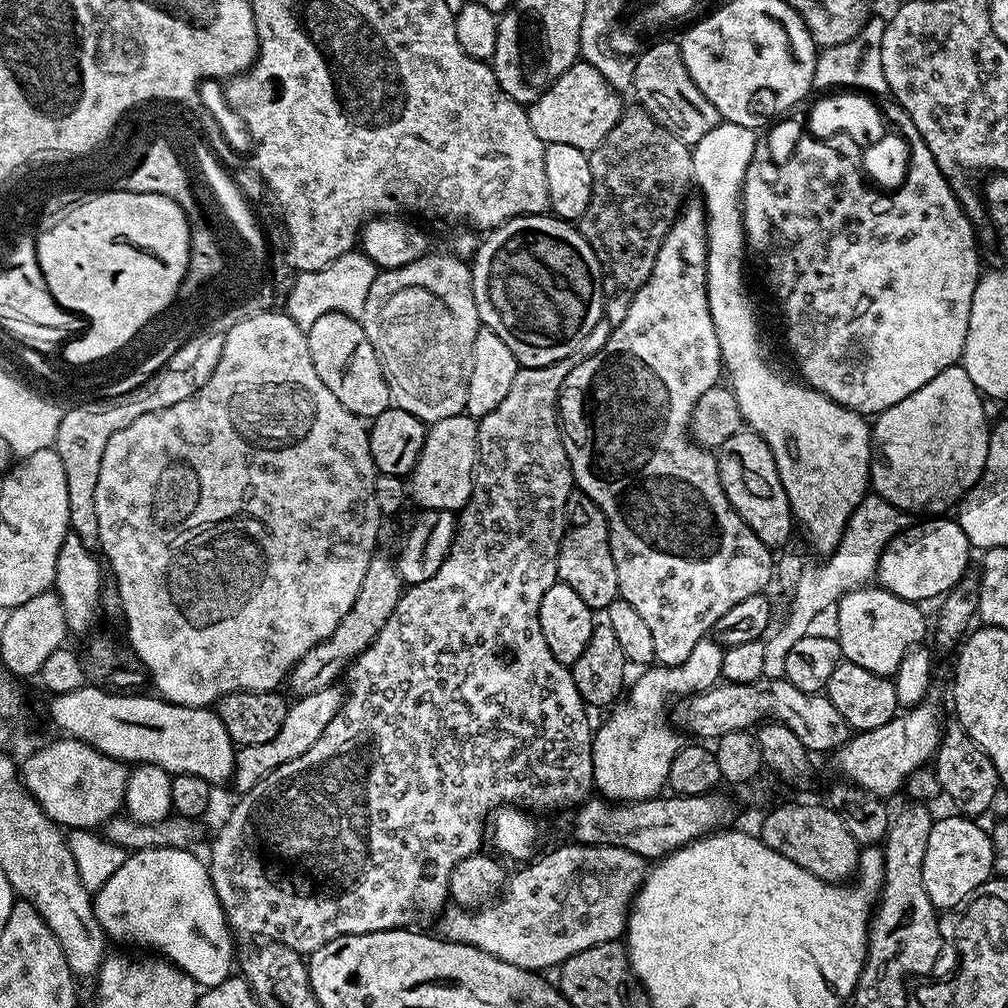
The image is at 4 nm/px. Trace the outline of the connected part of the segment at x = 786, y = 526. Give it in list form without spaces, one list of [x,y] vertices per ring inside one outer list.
[[[741,430],[722,442],[716,452],[716,461],[722,490],[726,490],[730,506],[734,506],[746,526],[762,538],[767,548],[780,550],[794,536],[794,517],[786,490],[782,490],[782,478],[778,478],[778,466],[774,462],[774,454],[770,454],[770,446],[757,432]]]

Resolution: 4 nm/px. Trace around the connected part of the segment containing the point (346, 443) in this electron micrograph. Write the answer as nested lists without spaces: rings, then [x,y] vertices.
[[[265,310],[265,311],[262,311],[262,312],[254,312],[254,313],[251,313],[251,314],[249,314],[249,316],[247,316],[247,317],[246,317],[246,318],[245,318],[245,319],[244,319],[244,320],[239,320],[239,321],[238,321],[238,322],[237,322],[237,324],[236,324],[236,325],[235,325],[235,326],[233,326],[233,327],[232,327],[232,328],[231,328],[231,330],[229,330],[229,331],[228,331],[228,332],[225,332],[225,333],[223,333],[223,338],[224,338],[224,345],[223,345],[223,346],[222,346],[222,358],[218,358],[218,366],[214,366],[214,374],[210,374],[210,382],[206,382],[206,386],[202,386],[202,387],[201,387],[201,388],[200,388],[200,389],[198,389],[198,391],[196,391],[196,393],[195,393],[195,394],[194,394],[194,395],[193,395],[193,396],[191,396],[191,397],[190,397],[190,398],[186,398],[186,399],[185,399],[185,400],[183,400],[183,401],[182,401],[182,402],[174,402],[174,406],[166,406],[166,407],[165,407],[165,408],[163,408],[163,409],[162,409],[162,410],[154,410],[154,411],[153,411],[153,412],[147,412],[147,413],[146,413],[146,414],[142,414],[142,418],[134,418],[134,422],[130,422],[130,426],[126,426],[126,430],[118,430],[118,434],[114,434],[114,438],[110,438],[110,442],[106,442],[106,450],[105,450],[105,451],[104,451],[104,453],[103,453],[103,454],[102,454],[102,466],[101,466],[101,467],[100,467],[100,469],[99,469],[99,470],[98,470],[98,490],[94,490],[94,506],[95,506],[95,507],[96,507],[96,509],[97,509],[97,510],[98,510],[98,534],[99,534],[99,535],[100,535],[100,542],[99,542],[99,545],[98,545],[98,548],[99,548],[99,551],[100,551],[100,552],[101,552],[101,553],[102,553],[102,556],[103,556],[103,552],[102,552],[102,551],[104,551],[104,556],[105,556],[105,557],[104,557],[104,556],[103,556],[103,559],[104,559],[104,560],[105,560],[105,561],[106,561],[106,564],[107,564],[107,560],[106,560],[106,559],[108,559],[108,564],[109,564],[109,566],[110,566],[110,567],[112,567],[112,572],[110,572],[110,576],[111,576],[111,579],[113,579],[113,580],[115,580],[115,581],[116,581],[116,589],[118,589],[118,590],[119,590],[119,592],[120,592],[120,608],[121,608],[121,609],[122,609],[122,613],[123,613],[123,612],[124,612],[124,620],[125,620],[125,622],[126,622],[126,623],[128,623],[128,640],[129,640],[129,642],[130,642],[130,643],[132,643],[132,648],[133,648],[133,649],[132,649],[132,648],[131,648],[131,651],[132,651],[132,652],[133,652],[133,653],[134,653],[134,656],[135,656],[135,659],[137,659],[137,660],[140,660],[140,661],[142,661],[142,662],[143,662],[143,664],[144,664],[144,666],[145,666],[145,668],[147,668],[147,669],[148,669],[148,671],[149,671],[149,673],[150,673],[150,684],[153,684],[153,686],[154,686],[154,687],[156,687],[156,688],[157,688],[157,689],[156,689],[156,688],[153,688],[153,689],[155,689],[155,691],[156,691],[156,692],[157,692],[157,693],[159,693],[159,695],[160,695],[160,696],[161,696],[161,697],[163,697],[163,699],[165,699],[165,700],[167,700],[167,701],[168,701],[168,703],[170,703],[170,704],[185,704],[185,705],[186,705],[186,706],[190,706],[190,707],[191,707],[191,708],[207,708],[207,707],[209,707],[209,706],[212,706],[212,705],[215,705],[215,703],[216,703],[216,701],[217,701],[217,700],[219,700],[219,699],[220,699],[220,697],[221,697],[221,696],[224,696],[224,695],[225,695],[225,694],[227,694],[227,693],[228,693],[228,692],[270,692],[270,691],[273,691],[273,690],[276,690],[276,689],[279,689],[279,688],[280,688],[280,687],[281,687],[281,686],[280,686],[280,685],[279,685],[279,684],[281,684],[281,685],[283,685],[283,684],[284,684],[284,683],[285,683],[285,680],[286,680],[286,677],[287,677],[287,675],[288,675],[288,673],[289,673],[289,672],[291,672],[291,671],[292,671],[292,668],[293,668],[293,666],[295,666],[295,665],[296,665],[296,663],[298,663],[298,661],[300,661],[300,659],[301,659],[301,658],[303,658],[303,657],[304,657],[304,655],[305,655],[305,654],[307,654],[307,652],[309,652],[309,650],[310,650],[310,649],[311,649],[311,648],[313,648],[313,647],[314,647],[314,646],[318,646],[318,642],[322,642],[322,641],[323,641],[323,640],[327,640],[327,639],[328,639],[328,637],[329,637],[329,636],[332,636],[332,635],[333,635],[333,634],[334,634],[334,630],[335,630],[335,629],[336,629],[336,627],[337,627],[337,626],[338,626],[338,622],[342,622],[342,618],[346,618],[346,614],[347,614],[347,613],[348,613],[348,612],[349,612],[349,611],[350,611],[350,609],[352,609],[352,607],[353,607],[353,606],[354,606],[354,598],[358,598],[358,590],[362,590],[362,578],[366,578],[366,566],[370,566],[370,562],[371,562],[371,561],[372,561],[372,557],[373,557],[373,556],[375,556],[375,555],[377,555],[377,552],[378,552],[378,548],[376,548],[376,539],[378,539],[378,538],[379,538],[379,536],[380,536],[380,523],[382,523],[382,517],[381,517],[381,515],[380,515],[380,511],[379,511],[379,510],[378,510],[378,502],[374,502],[374,478],[375,478],[375,477],[376,477],[376,475],[378,475],[378,473],[377,473],[377,470],[376,470],[376,467],[375,467],[375,466],[374,466],[374,458],[373,458],[373,457],[372,457],[372,455],[371,455],[371,454],[370,454],[370,442],[369,442],[369,441],[368,441],[368,428],[367,428],[367,427],[366,427],[366,424],[365,424],[365,421],[364,421],[364,420],[363,420],[363,419],[361,419],[361,417],[359,417],[359,416],[355,416],[355,415],[354,415],[354,413],[353,413],[353,412],[351,412],[351,411],[350,411],[350,410],[346,410],[346,406],[342,406],[342,402],[338,402],[338,398],[334,398],[334,393],[332,393],[332,392],[331,392],[331,390],[330,390],[330,389],[328,389],[328,387],[327,387],[327,386],[326,386],[326,382],[322,382],[322,378],[318,378],[318,370],[314,370],[314,362],[310,362],[310,346],[309,346],[309,345],[308,345],[308,338],[307,338],[307,335],[306,335],[306,332],[305,332],[305,329],[303,329],[303,328],[299,328],[299,326],[297,326],[297,324],[296,324],[296,323],[295,323],[295,322],[294,322],[294,321],[292,321],[292,319],[291,319],[291,318],[290,318],[290,317],[289,317],[289,316],[288,316],[288,313],[287,313],[287,311],[284,311],[284,310],[280,310],[280,312],[272,312],[272,311],[273,311],[273,310]]]

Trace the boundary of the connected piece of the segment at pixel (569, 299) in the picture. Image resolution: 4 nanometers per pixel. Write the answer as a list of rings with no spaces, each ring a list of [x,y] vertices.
[[[555,214],[516,216],[485,236],[488,237],[479,241],[470,264],[481,325],[494,330],[494,334],[514,350],[514,358],[521,368],[550,366],[550,362],[572,355],[582,338],[594,330],[604,315],[603,274],[594,250],[579,227]]]

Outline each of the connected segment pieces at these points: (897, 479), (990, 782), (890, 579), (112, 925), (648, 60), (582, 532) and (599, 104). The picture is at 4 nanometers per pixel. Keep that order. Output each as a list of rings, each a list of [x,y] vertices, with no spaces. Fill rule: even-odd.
[[[953,366],[942,370],[942,374],[934,374],[934,378],[930,378],[930,382],[926,382],[926,386],[922,386],[922,390],[914,390],[914,394],[910,394],[910,398],[902,398],[902,402],[898,402],[894,406],[890,406],[885,412],[879,413],[870,424],[872,430],[871,491],[886,502],[893,504],[894,507],[907,510],[912,514],[915,514],[919,508],[944,508],[947,504],[952,503],[955,505],[964,493],[969,492],[977,484],[986,466],[990,419],[988,420],[987,414],[984,413],[984,403],[986,403],[985,397],[974,386],[974,382],[970,382],[970,374],[966,374],[963,366]]]
[[[952,722],[943,729],[939,748],[934,755],[934,771],[936,782],[941,793],[945,792],[959,811],[969,818],[980,818],[980,815],[992,804],[996,796],[996,788],[1001,787],[998,774],[994,770],[994,762],[966,734],[966,730],[958,722]]]
[[[955,519],[924,520],[903,529],[884,547],[876,564],[874,580],[879,587],[913,602],[935,601],[963,580],[968,568],[970,545]]]
[[[147,848],[125,855],[122,866],[94,894],[96,917],[104,927],[105,937],[121,940],[124,944],[137,944],[137,949],[151,950],[163,959],[171,960],[201,989],[218,986],[234,972],[232,939],[228,921],[216,897],[208,865],[186,848]]]
[[[664,40],[661,44],[652,44],[641,51],[634,60],[632,88],[638,99],[639,107],[645,108],[659,124],[666,126],[686,145],[697,144],[714,126],[721,124],[718,110],[714,110],[714,102],[694,86],[694,78],[686,70],[686,62],[682,62],[679,43]]]
[[[574,490],[566,498],[564,523],[564,536],[560,539],[560,549],[556,559],[556,575],[559,583],[570,586],[570,590],[575,590],[578,598],[582,598],[582,602],[586,602],[586,606],[590,606],[594,610],[606,610],[618,599],[620,588],[618,570],[614,570],[614,554],[610,550],[608,523],[604,517],[604,511],[586,493]]]
[[[582,58],[577,59],[535,102],[527,105],[530,130],[534,130],[546,146],[578,146],[578,150],[592,152],[603,142],[606,134],[614,130],[624,112],[626,104],[620,101],[620,96],[621,93],[598,70],[594,70],[594,66]]]

